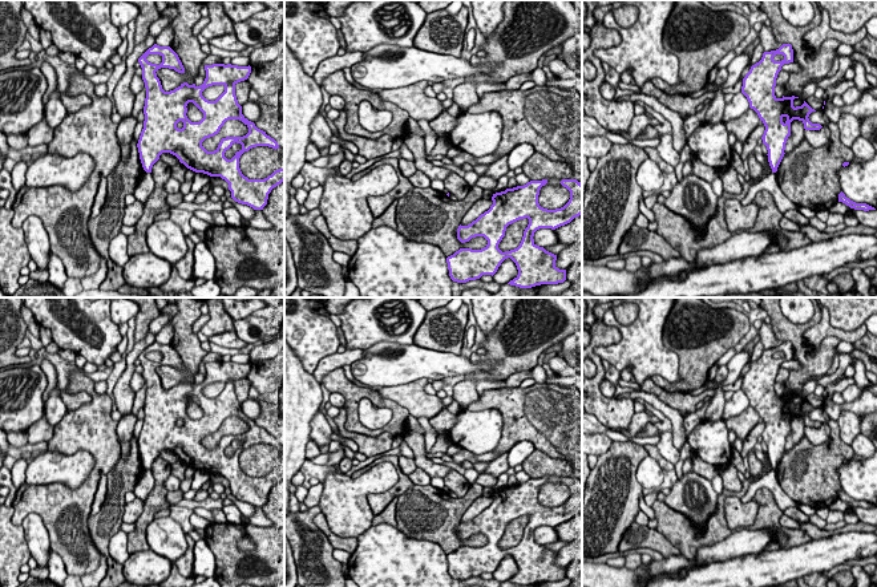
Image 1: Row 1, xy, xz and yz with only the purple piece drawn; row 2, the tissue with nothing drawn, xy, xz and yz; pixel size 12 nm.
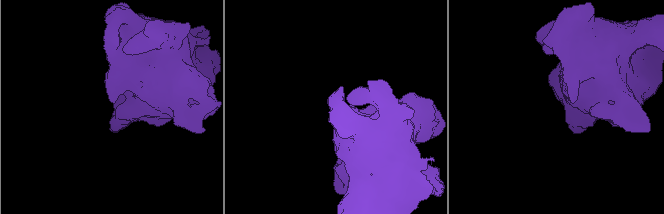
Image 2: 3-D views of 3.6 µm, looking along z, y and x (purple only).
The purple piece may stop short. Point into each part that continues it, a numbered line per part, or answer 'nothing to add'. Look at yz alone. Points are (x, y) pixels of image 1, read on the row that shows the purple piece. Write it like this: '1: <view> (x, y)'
nothing to add

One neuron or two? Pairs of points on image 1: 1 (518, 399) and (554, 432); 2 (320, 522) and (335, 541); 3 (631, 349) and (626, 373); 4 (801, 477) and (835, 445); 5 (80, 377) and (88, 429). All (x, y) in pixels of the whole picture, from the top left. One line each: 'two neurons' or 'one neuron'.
1: one neuron
2: one neuron
3: two neurons
4: one neuron
5: one neuron

